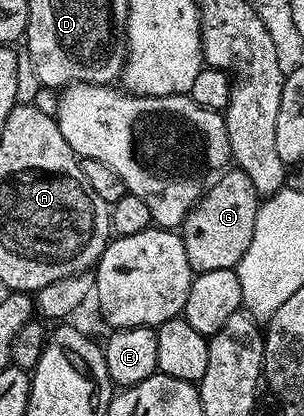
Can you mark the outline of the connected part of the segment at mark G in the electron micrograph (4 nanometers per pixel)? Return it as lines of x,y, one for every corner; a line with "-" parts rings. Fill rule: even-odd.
238,168
225,169
205,189
204,195
196,201
178,230
192,271
201,274
218,272
218,268
235,268
242,260
246,248
250,248
250,240
254,236
254,220
260,211
261,201
261,195
256,193
254,184
250,184
250,176

